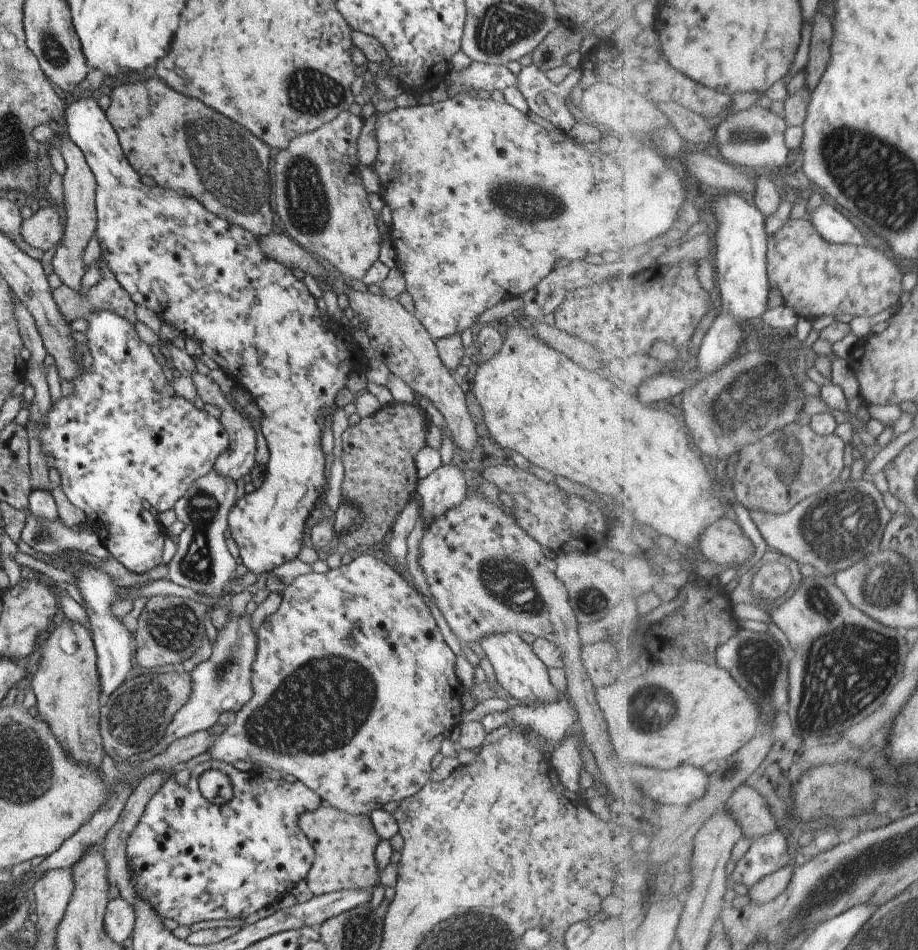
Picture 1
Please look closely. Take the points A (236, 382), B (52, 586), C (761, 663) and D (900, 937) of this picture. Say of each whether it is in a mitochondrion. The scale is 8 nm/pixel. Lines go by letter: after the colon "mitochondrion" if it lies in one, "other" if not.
A: other
B: other
C: mitochondrion
D: mitochondrion

